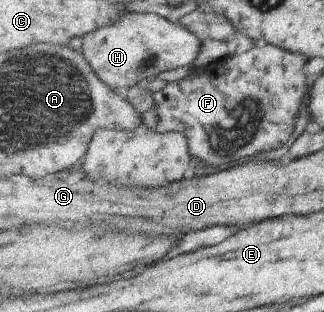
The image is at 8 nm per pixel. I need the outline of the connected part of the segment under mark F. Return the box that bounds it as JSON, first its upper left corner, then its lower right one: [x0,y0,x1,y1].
[153,45,306,166]

